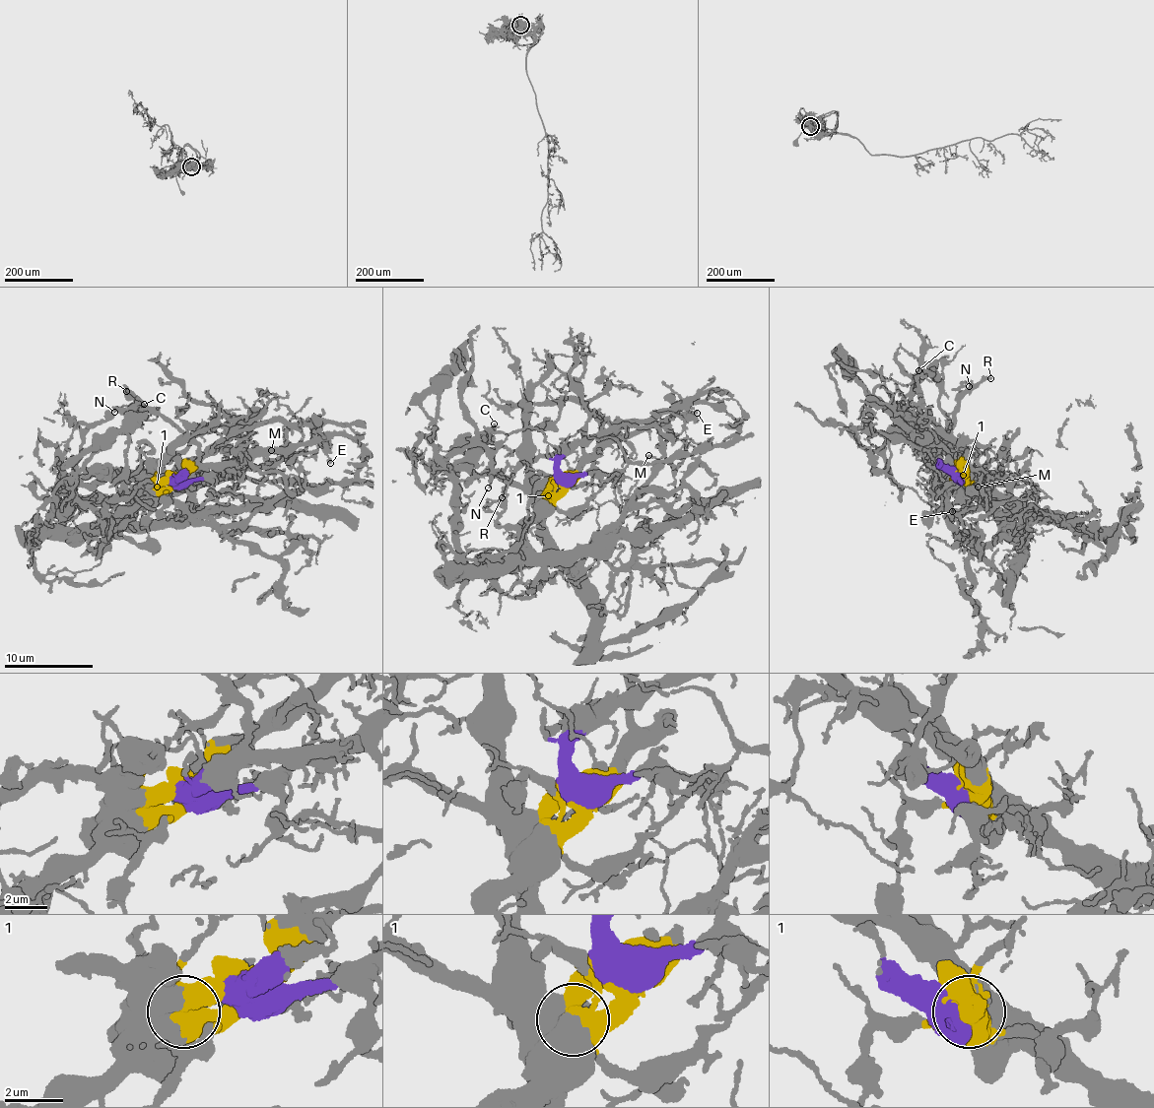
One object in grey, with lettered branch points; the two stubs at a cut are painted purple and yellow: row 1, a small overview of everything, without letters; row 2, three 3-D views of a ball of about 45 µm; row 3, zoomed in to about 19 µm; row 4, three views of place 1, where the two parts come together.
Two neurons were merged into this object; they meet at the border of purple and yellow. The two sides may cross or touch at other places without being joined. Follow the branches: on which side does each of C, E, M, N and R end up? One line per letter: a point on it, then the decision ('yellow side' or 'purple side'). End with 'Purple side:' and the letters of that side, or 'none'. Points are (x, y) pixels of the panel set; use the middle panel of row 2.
C: at (494, 423); yellow side
E: at (697, 413); purple side
M: at (648, 455); purple side
N: at (488, 488); purple side
R: at (502, 497); purple side
Purple side: E, M, N, R

